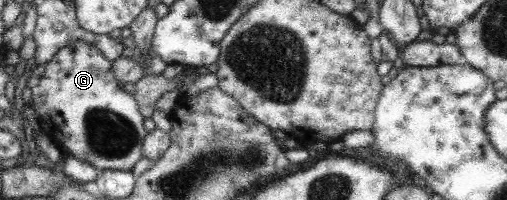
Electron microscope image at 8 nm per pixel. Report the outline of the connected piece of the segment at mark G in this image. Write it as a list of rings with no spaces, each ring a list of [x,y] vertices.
[[[75,41],[61,47],[46,64],[31,65],[23,84],[30,89],[30,104],[37,113],[40,129],[63,153],[91,163],[98,170],[130,171],[142,157],[142,141],[147,131],[143,128],[143,116],[137,110],[135,98],[121,90],[111,65],[112,62],[108,62],[95,47],[83,41]]]

